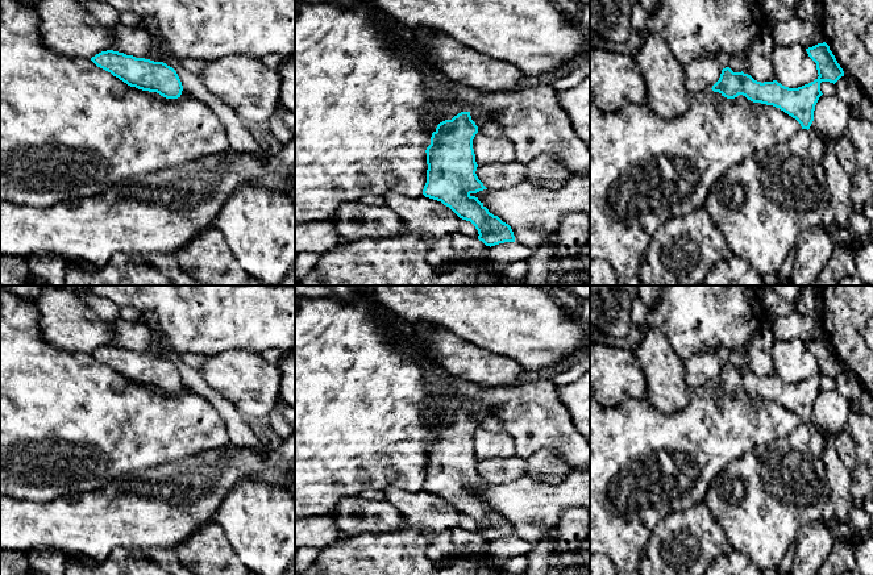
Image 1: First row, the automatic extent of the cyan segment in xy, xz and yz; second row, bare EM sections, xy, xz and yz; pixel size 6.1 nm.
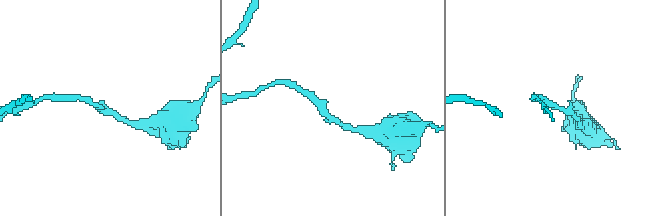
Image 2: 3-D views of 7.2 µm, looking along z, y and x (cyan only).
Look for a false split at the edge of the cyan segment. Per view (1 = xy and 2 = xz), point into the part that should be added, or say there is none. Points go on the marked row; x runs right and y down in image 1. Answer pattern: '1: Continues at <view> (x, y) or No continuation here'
1: No continuation here
2: Continues at xz (477, 115)

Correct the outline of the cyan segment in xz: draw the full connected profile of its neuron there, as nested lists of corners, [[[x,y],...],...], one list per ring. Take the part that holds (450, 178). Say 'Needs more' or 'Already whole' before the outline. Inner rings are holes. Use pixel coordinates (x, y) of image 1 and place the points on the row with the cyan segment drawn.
Needs more. [[[479,108],[440,122],[427,147],[425,197],[441,201],[460,218],[470,221],[486,246],[515,242],[511,226],[494,216],[474,195],[487,189],[478,179],[473,139],[490,117]]]

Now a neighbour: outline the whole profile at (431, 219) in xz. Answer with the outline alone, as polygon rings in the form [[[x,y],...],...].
[[[388,192],[386,205],[396,213],[404,229],[428,238],[427,262],[441,266],[460,261],[463,255],[453,249],[450,236],[460,232],[461,218],[441,201],[425,197],[408,197]]]

